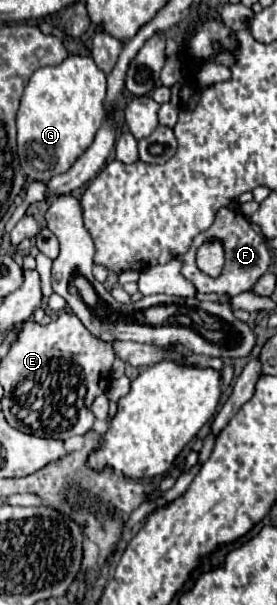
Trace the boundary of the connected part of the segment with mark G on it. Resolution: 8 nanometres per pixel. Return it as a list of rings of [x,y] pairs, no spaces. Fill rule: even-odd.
[[[69,55],[63,63],[41,67],[31,75],[17,111],[17,155],[29,181],[47,183],[83,155],[105,117],[105,91],[105,73],[87,55]]]

